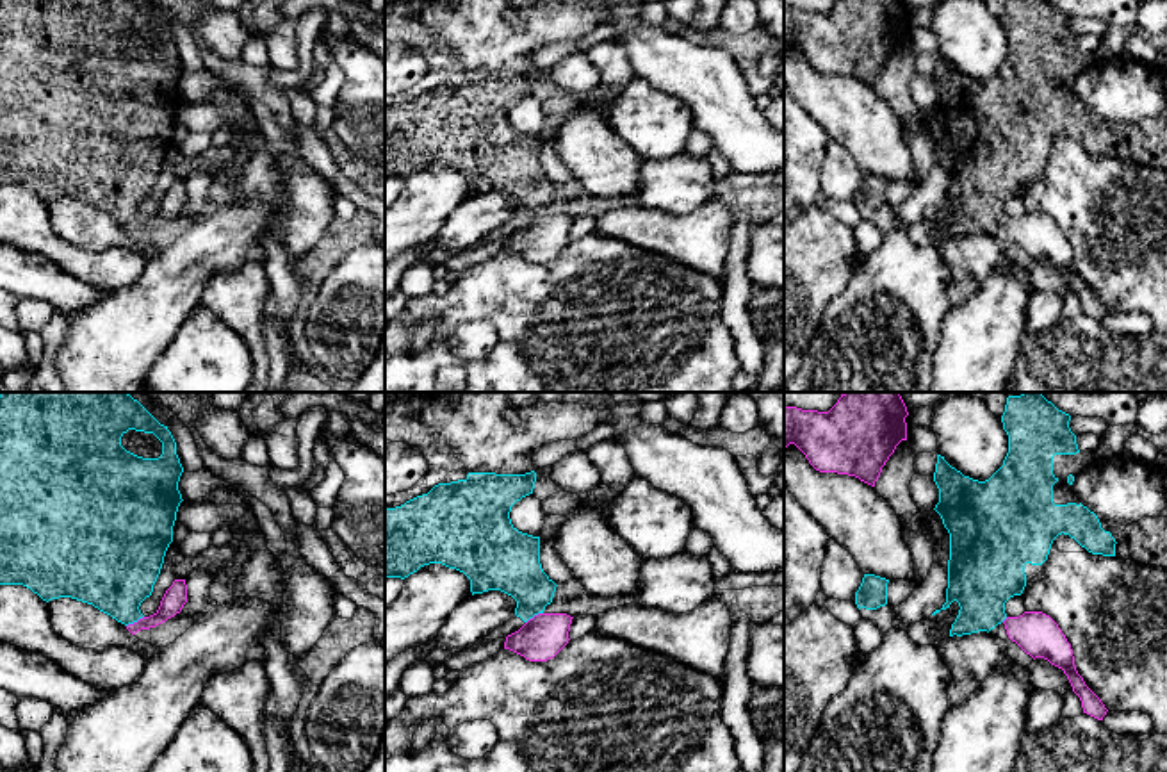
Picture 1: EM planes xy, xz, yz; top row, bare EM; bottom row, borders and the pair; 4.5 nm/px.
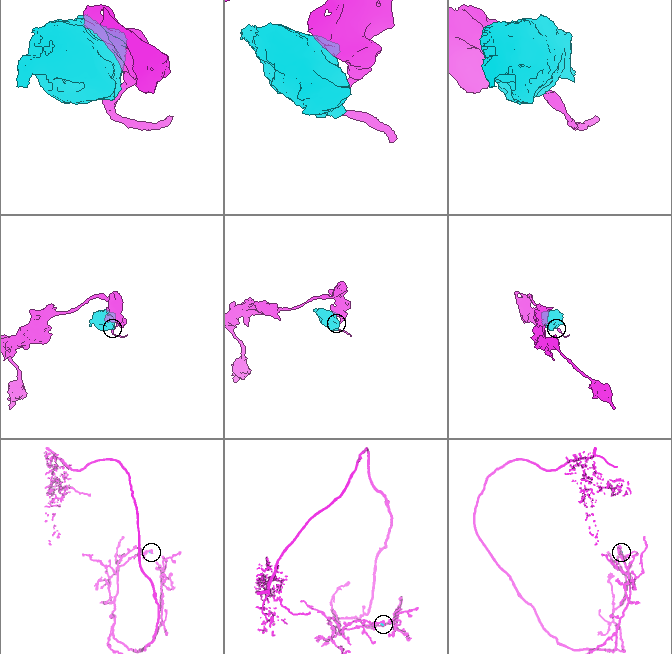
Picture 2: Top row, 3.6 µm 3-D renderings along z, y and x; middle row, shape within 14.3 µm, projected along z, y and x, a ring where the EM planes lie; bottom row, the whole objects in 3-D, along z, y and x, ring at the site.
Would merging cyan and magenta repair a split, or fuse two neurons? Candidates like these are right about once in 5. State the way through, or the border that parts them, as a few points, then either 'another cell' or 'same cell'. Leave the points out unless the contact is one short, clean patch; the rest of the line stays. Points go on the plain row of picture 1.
along xy (143, 216), (127, 227) | another cell

